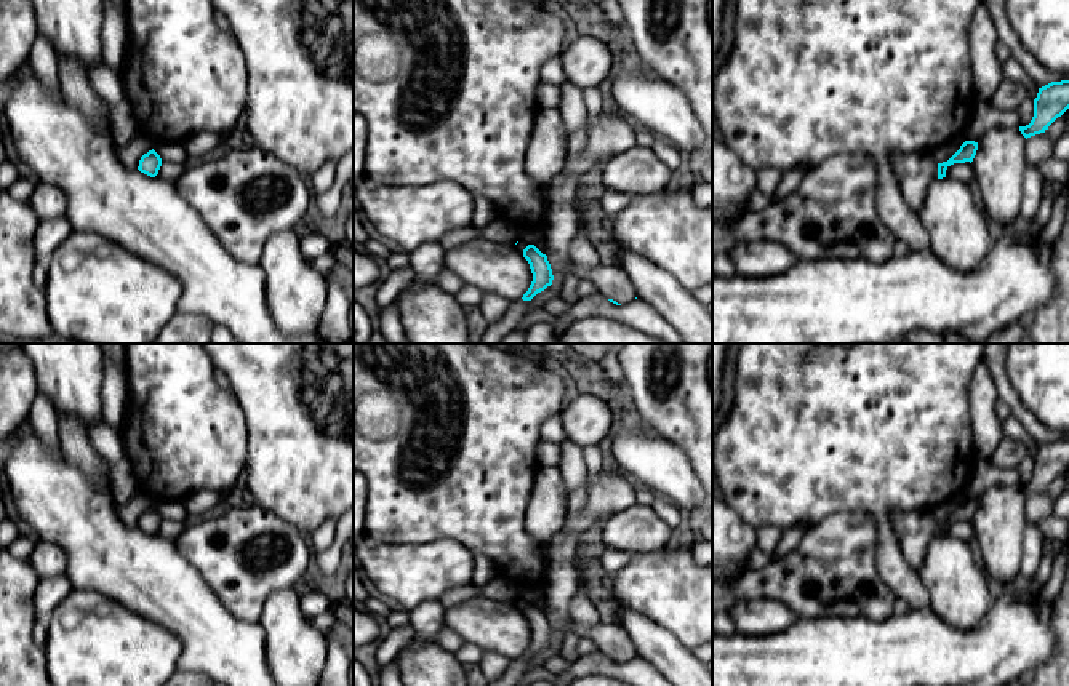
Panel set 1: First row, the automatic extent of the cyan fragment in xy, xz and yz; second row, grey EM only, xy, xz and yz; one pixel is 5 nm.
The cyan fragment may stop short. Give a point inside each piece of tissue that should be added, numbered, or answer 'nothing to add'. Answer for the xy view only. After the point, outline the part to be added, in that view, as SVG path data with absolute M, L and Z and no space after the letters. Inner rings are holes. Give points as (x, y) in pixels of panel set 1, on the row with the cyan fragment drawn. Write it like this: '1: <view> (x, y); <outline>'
nothing to add

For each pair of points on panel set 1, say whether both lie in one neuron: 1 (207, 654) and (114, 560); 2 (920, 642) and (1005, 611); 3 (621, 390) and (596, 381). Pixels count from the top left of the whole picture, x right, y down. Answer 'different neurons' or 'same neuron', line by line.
1: same neuron
2: same neuron
3: same neuron

